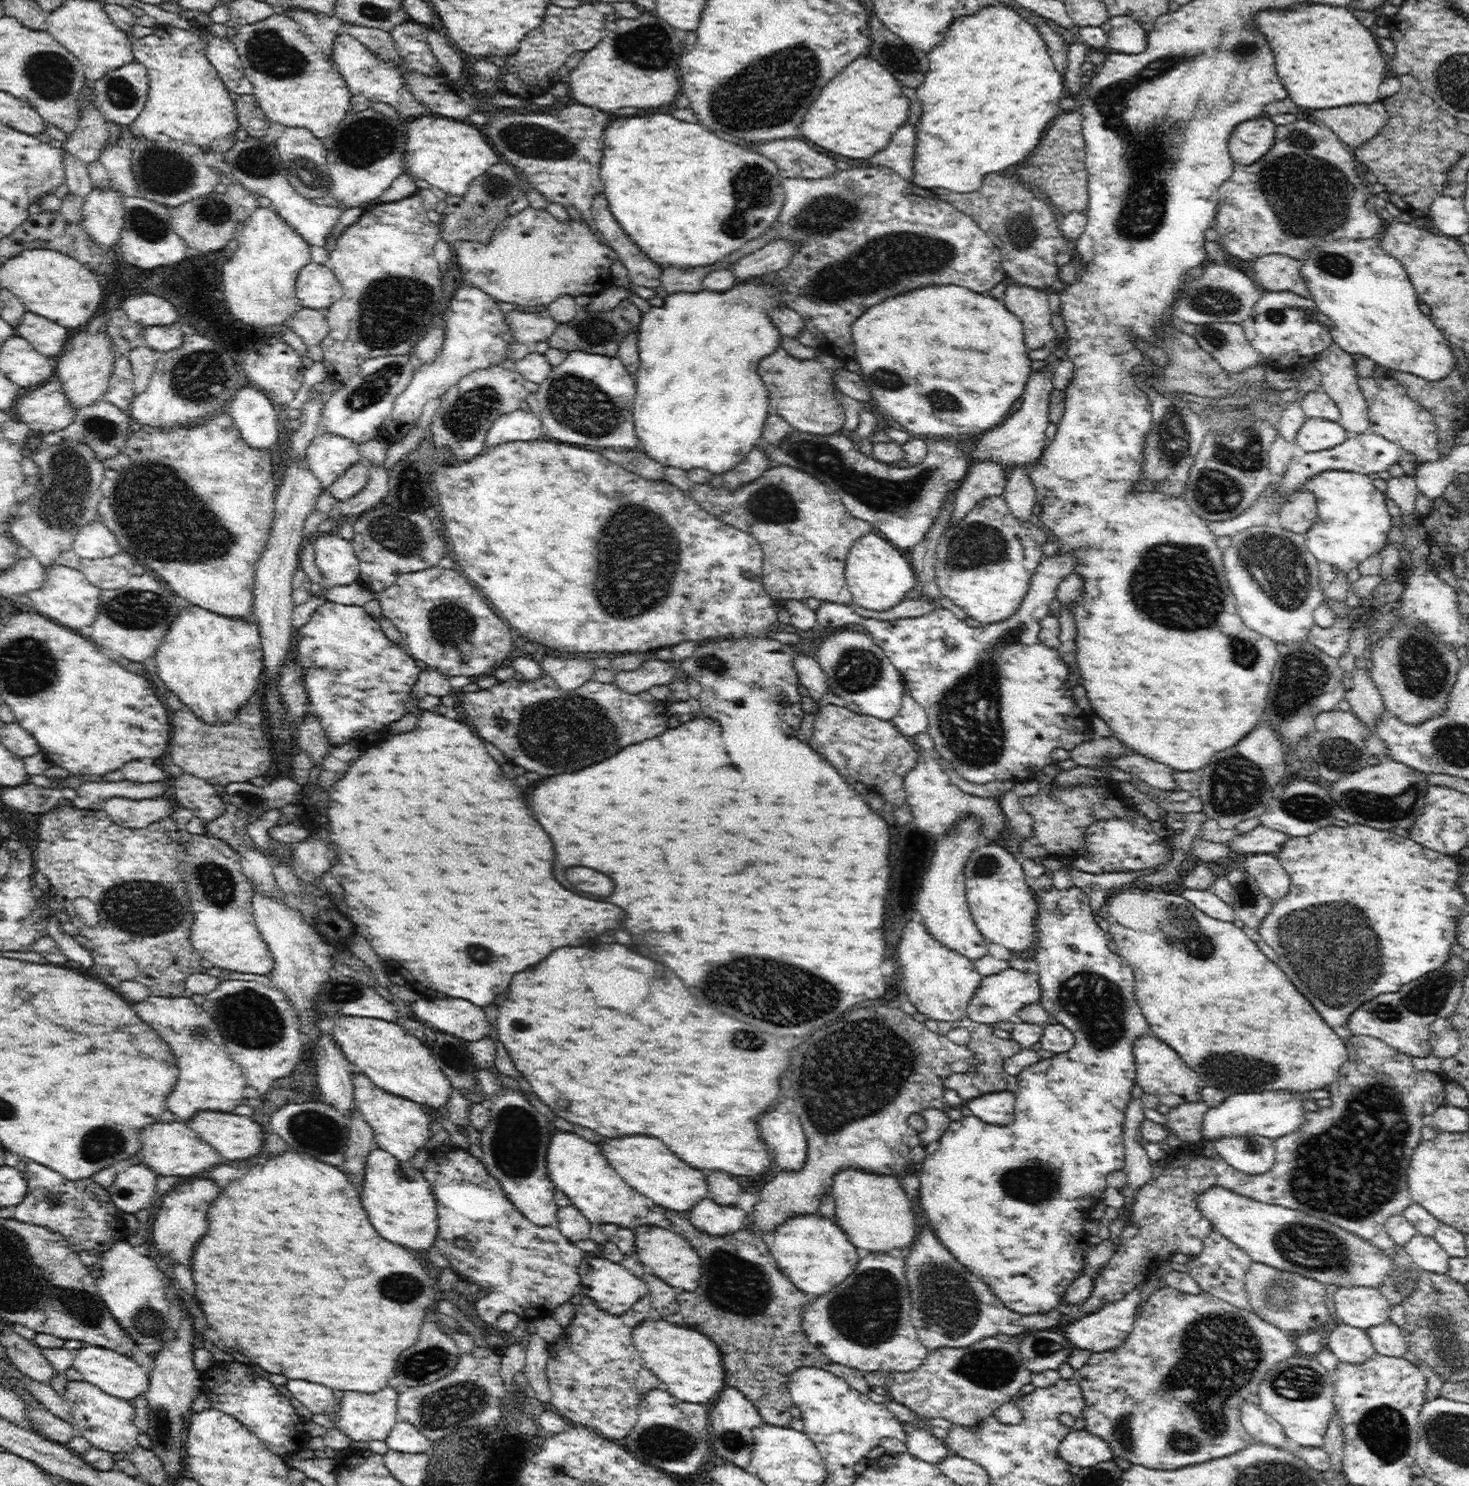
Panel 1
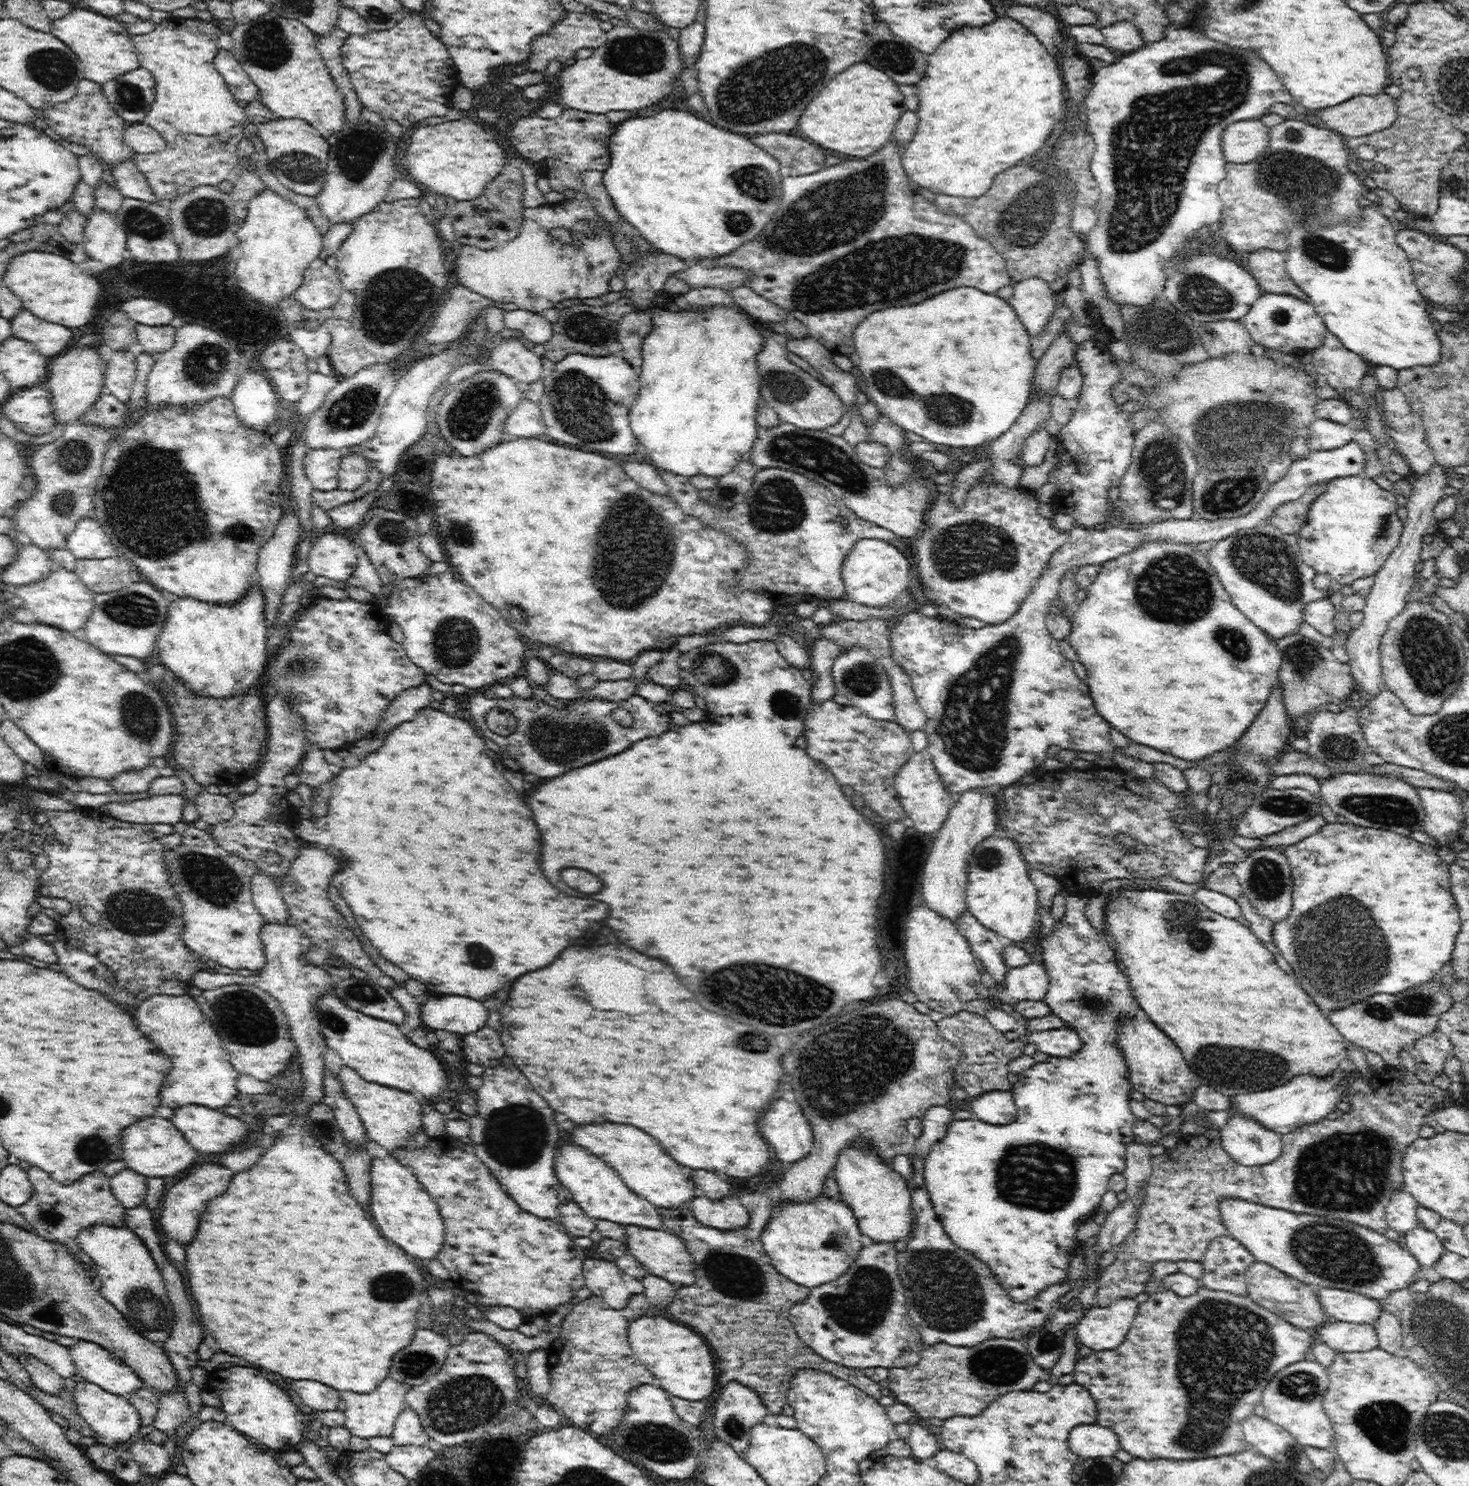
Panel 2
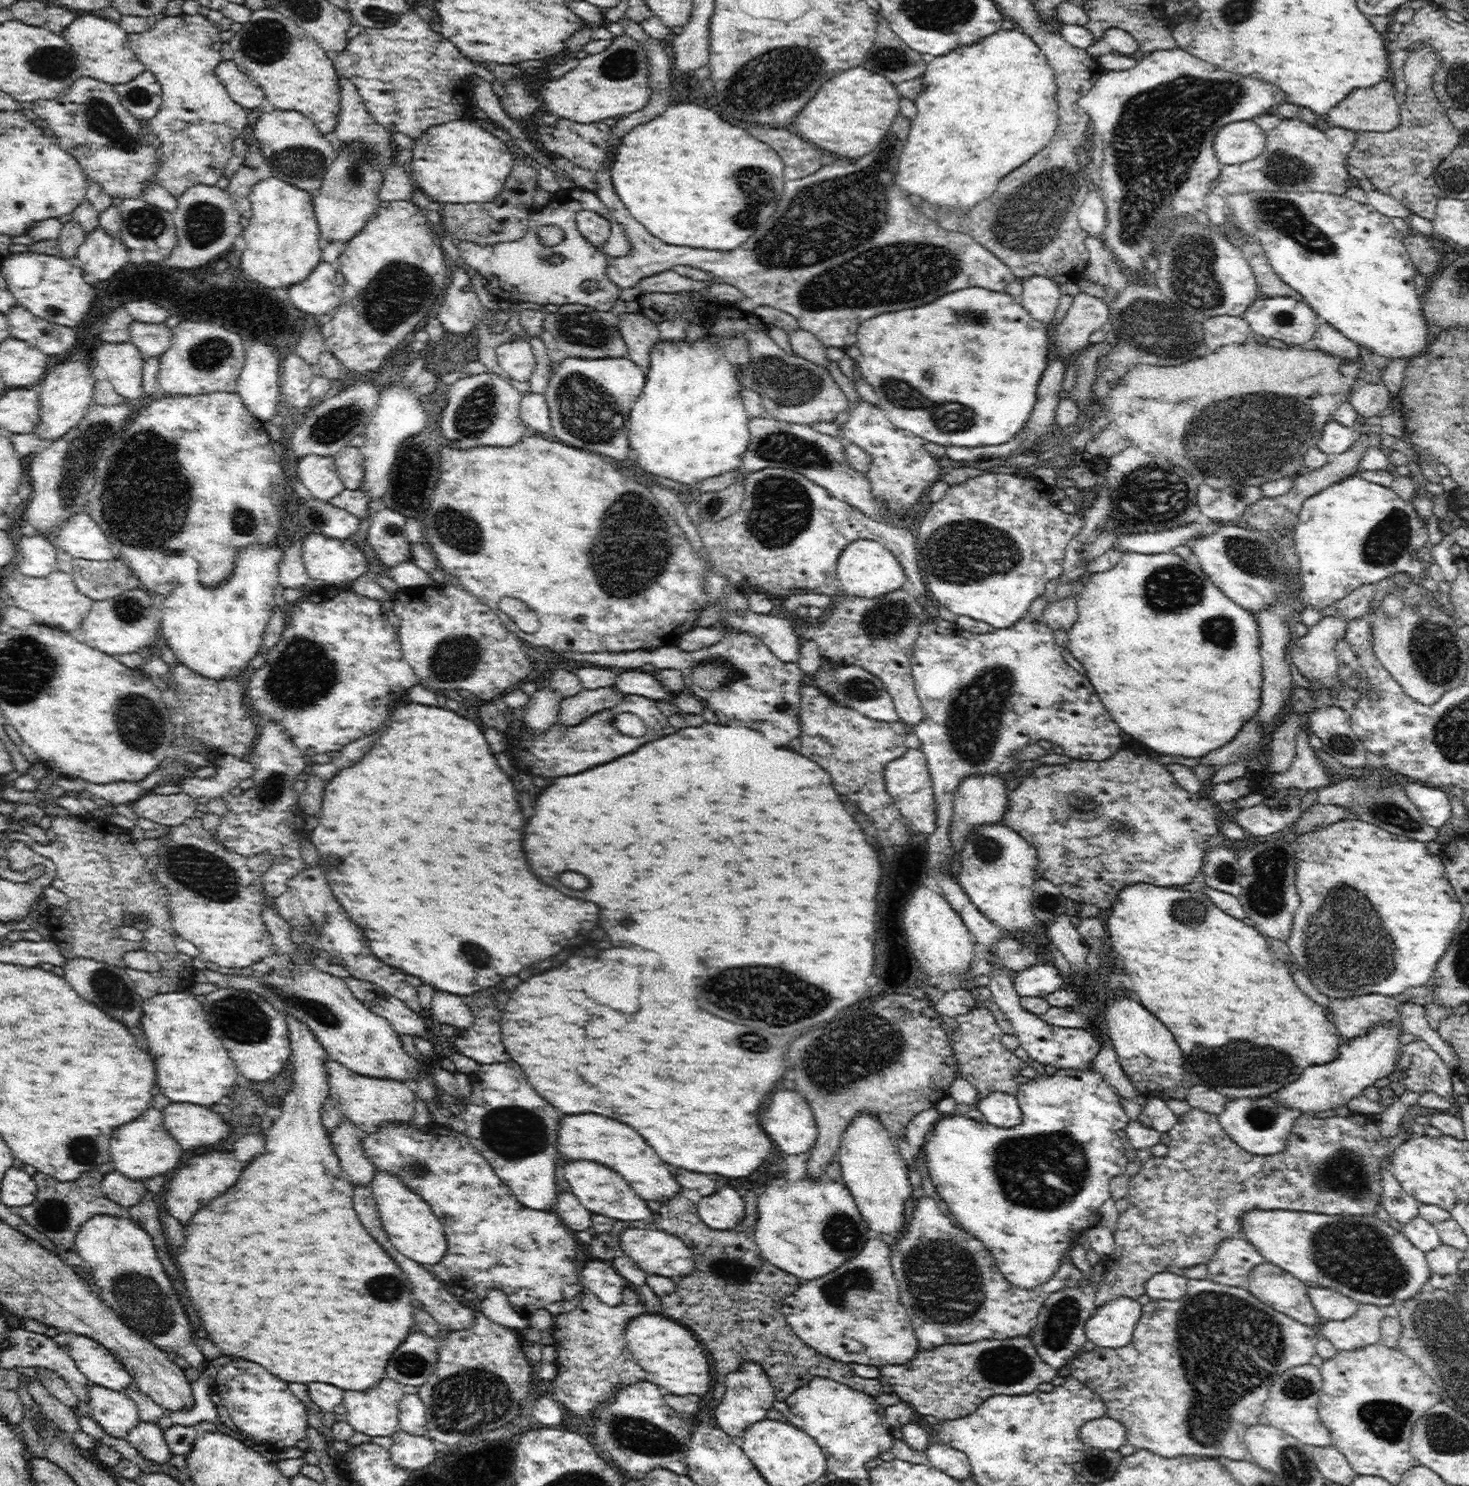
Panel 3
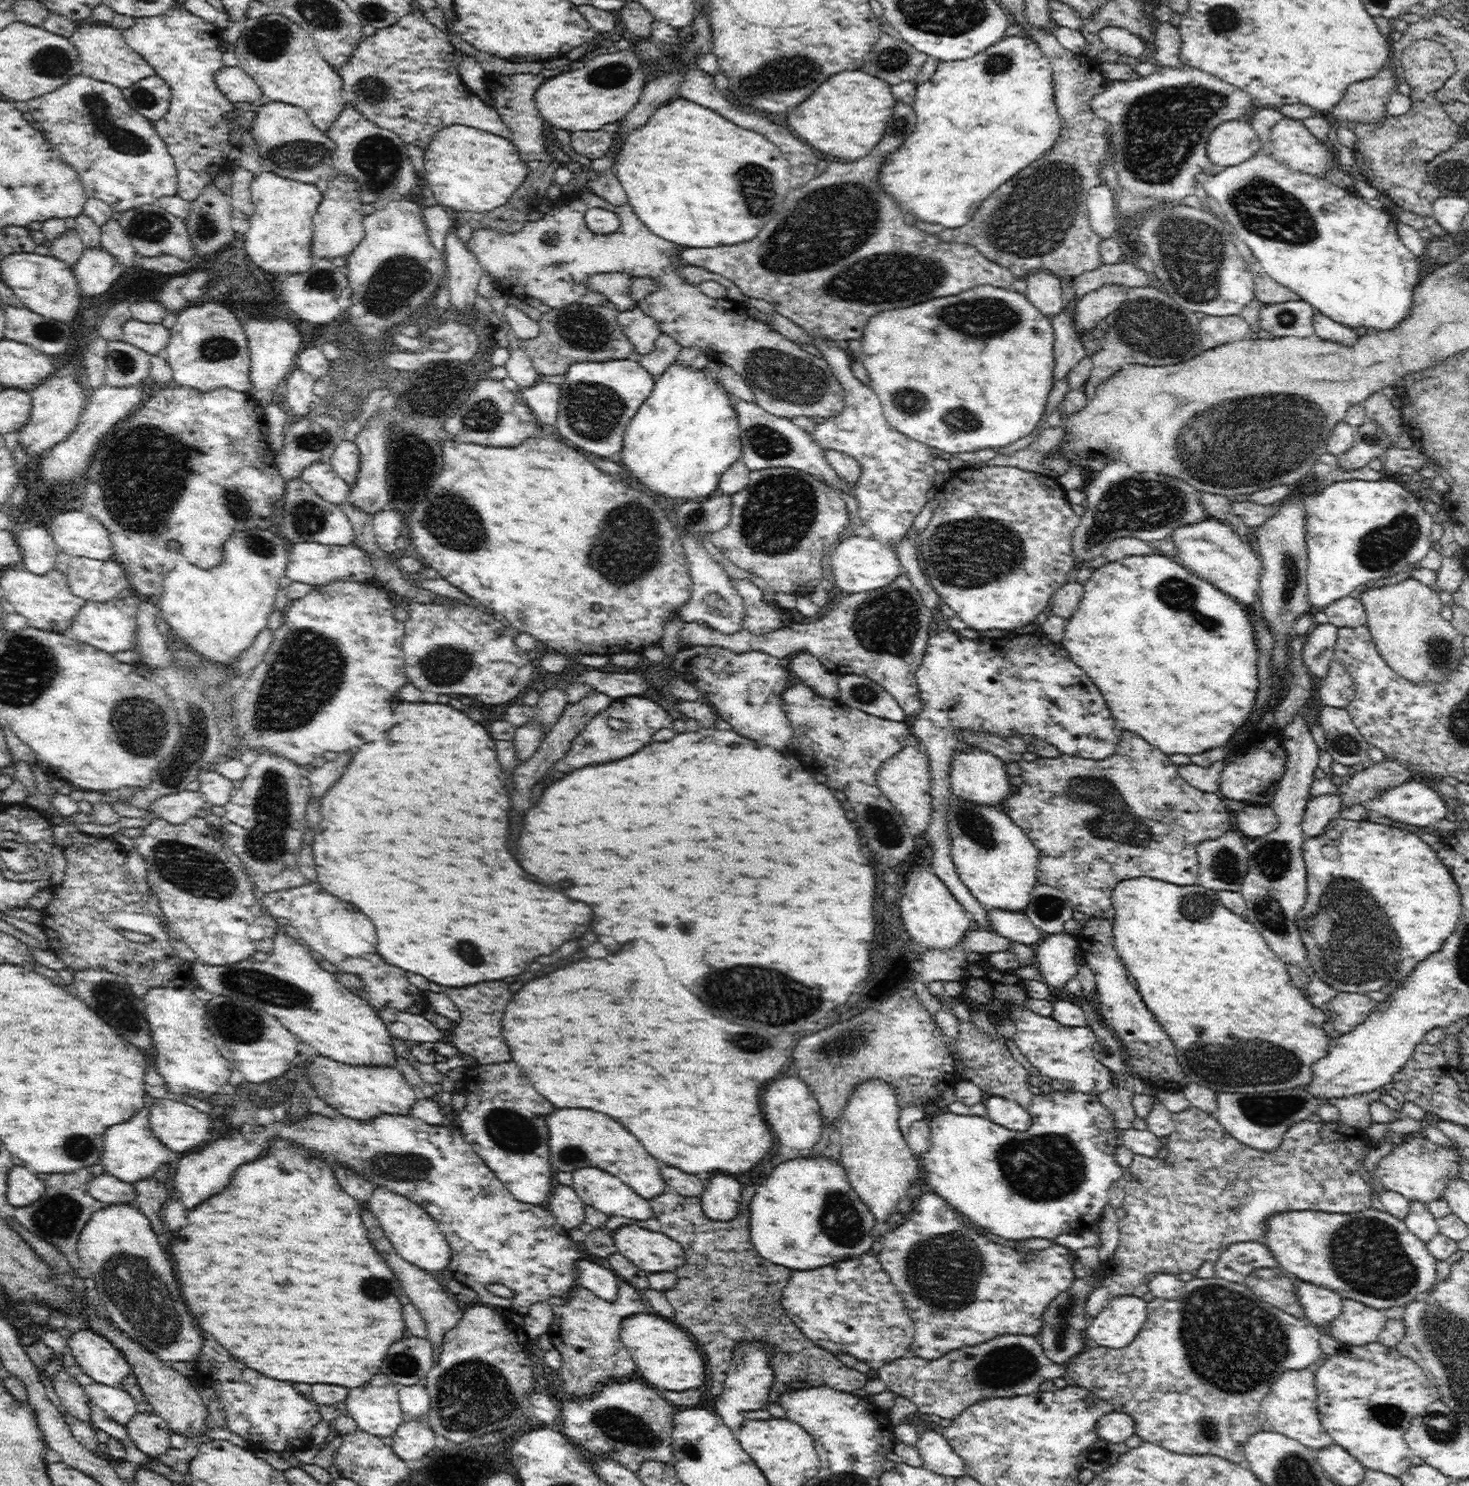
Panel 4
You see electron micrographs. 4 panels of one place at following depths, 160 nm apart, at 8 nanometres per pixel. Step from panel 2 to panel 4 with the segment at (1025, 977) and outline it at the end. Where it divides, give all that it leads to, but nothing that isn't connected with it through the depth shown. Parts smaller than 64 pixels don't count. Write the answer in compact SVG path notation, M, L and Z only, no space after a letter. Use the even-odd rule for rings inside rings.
M1066 932L1045 935L1035 949L1041 982L1063 991L1065 984L1078 972L1079 957L1074 953L1079 949L1076 935Z

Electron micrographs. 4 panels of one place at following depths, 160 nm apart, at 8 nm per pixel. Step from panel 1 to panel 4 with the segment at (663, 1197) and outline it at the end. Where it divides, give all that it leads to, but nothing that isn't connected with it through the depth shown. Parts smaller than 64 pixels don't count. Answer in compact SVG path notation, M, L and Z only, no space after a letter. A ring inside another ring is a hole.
M570 1108L570 1110L556 1110L546 1118L550 1130L550 1160L554 1172L574 1172L584 1166L598 1166L619 1180L626 1182L634 1192L642 1198L652 1198L662 1194L664 1180L660 1174L658 1162L642 1148L642 1144L618 1122L608 1118L602 1112Z

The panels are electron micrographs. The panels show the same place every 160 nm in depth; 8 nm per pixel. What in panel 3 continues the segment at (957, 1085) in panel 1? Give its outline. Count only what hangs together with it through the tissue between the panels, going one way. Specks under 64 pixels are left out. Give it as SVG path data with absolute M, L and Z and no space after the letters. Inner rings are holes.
M974 1006L972 1010L962 1012L953 1018L940 1015L937 1019L938 1026L942 1026L952 1043L952 1050L959 1067L959 1076L978 1089L980 1098L986 1098L988 1094L996 1091L1016 1096L1019 1084L1014 1081L1014 1078L1021 1075L1020 1070L1026 1068L1028 1063L1014 1052L1008 1051L1000 1043L1000 1038L1003 1036L1002 1029L988 1009Z

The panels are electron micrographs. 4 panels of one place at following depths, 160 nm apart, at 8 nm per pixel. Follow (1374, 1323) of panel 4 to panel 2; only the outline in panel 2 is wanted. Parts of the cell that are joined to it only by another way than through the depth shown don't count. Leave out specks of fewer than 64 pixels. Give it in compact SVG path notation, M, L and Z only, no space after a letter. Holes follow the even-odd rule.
M1332 1321L1319 1327L1316 1339L1326 1343L1336 1353L1364 1352L1378 1347L1373 1324Z

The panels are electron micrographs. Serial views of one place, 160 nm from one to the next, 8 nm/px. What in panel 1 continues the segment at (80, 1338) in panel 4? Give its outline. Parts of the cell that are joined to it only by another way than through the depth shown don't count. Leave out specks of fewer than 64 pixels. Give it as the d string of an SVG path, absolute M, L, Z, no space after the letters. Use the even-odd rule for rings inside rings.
M84 1345L74 1353L73 1367L82 1374L82 1378L90 1384L98 1385L106 1394L131 1401L143 1395L149 1387L149 1373L138 1365L131 1357L118 1354L114 1350L96 1345Z

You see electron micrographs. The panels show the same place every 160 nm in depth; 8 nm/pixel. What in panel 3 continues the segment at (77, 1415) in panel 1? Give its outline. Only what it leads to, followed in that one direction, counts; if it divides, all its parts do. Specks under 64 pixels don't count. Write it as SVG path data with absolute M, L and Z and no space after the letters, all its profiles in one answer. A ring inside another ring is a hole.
M102 1385L89 1387L88 1416L112 1437L128 1437L130 1430L140 1422L136 1403L122 1390L107 1389Z

